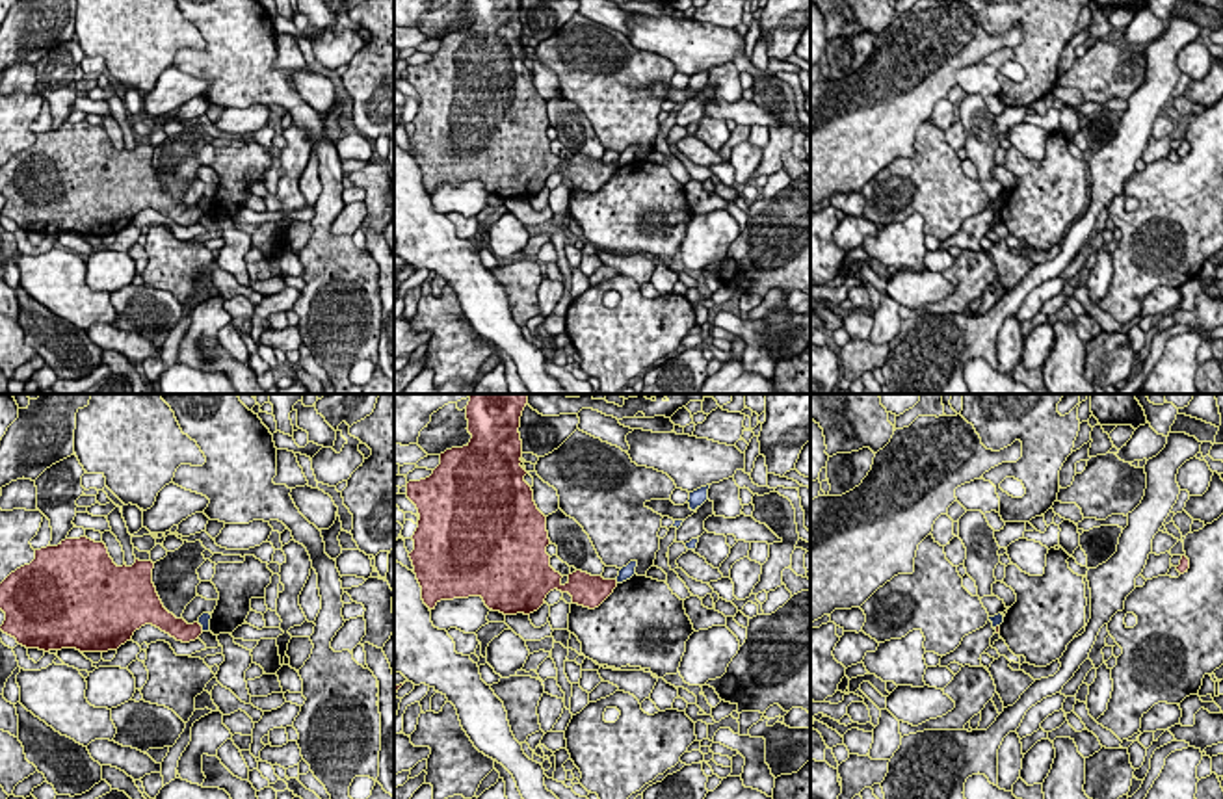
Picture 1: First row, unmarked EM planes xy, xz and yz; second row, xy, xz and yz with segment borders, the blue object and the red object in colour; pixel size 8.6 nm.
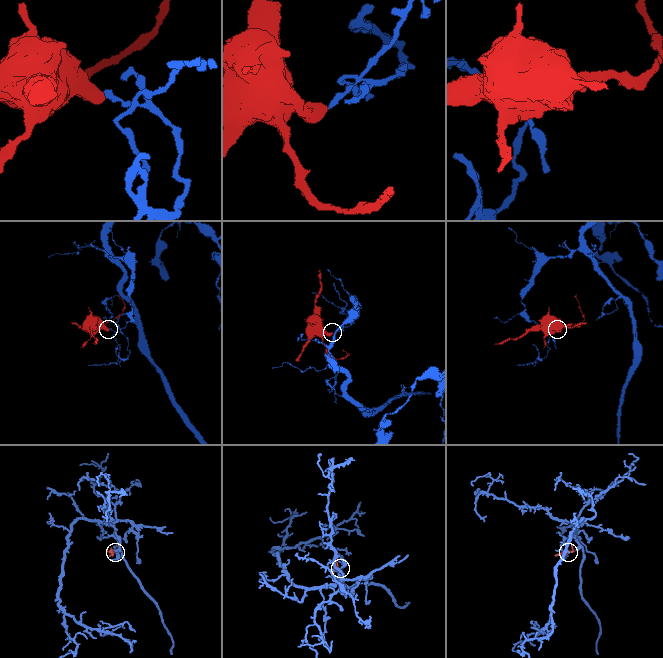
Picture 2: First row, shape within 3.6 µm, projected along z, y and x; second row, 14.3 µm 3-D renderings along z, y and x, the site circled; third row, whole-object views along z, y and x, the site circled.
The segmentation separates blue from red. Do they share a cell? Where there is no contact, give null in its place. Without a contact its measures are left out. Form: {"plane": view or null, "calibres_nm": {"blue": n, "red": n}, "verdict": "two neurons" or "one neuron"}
{"plane": "xz", "calibres_nm": {"blue": 120, "red": 280}, "verdict": "two neurons"}

